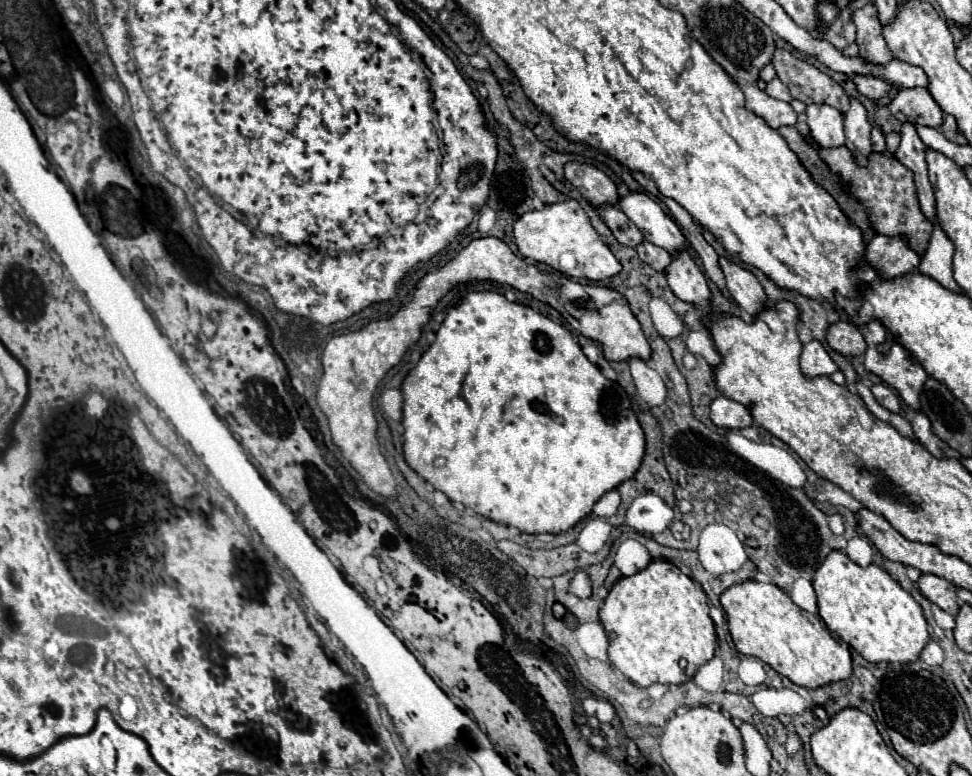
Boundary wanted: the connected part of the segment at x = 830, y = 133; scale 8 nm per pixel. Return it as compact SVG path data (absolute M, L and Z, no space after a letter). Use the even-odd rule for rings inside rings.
M810 104L806 108L808 116L808 128L812 138L824 146L824 148L834 148L834 146L844 146L844 130L842 130L842 112L828 104Z

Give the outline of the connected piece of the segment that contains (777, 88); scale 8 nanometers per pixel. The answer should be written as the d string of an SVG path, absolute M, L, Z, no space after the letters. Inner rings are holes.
M774 78L766 84L766 94L776 98L776 100L784 100L784 102L792 102L792 96L790 96L790 90L780 82L780 78Z

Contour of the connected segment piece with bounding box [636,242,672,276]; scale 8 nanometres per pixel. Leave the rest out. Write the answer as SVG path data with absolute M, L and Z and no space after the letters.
M642 242L640 246L636 246L636 252L638 252L640 260L646 262L652 270L666 276L666 268L668 268L672 256L664 248L658 248L658 246L650 244L650 242Z

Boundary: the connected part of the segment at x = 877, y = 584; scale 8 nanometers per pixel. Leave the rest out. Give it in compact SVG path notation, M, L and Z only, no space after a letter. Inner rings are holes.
M830 552L812 584L824 624L868 662L914 662L930 640L920 604L876 564L862 568L844 552Z

